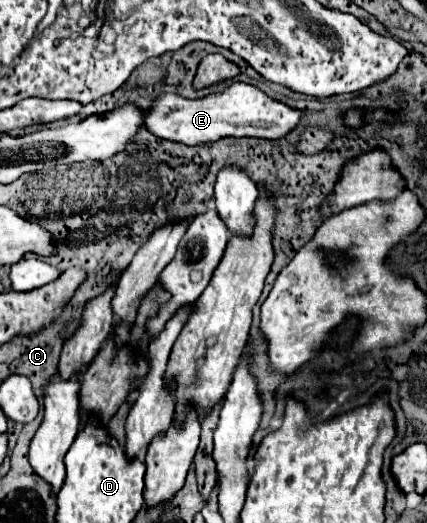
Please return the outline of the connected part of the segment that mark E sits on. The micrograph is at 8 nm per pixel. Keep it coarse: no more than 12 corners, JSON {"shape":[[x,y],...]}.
{"shape":[[256,86],[202,100],[158,94],[146,128],[198,146],[226,136],[276,140],[302,112]]}

